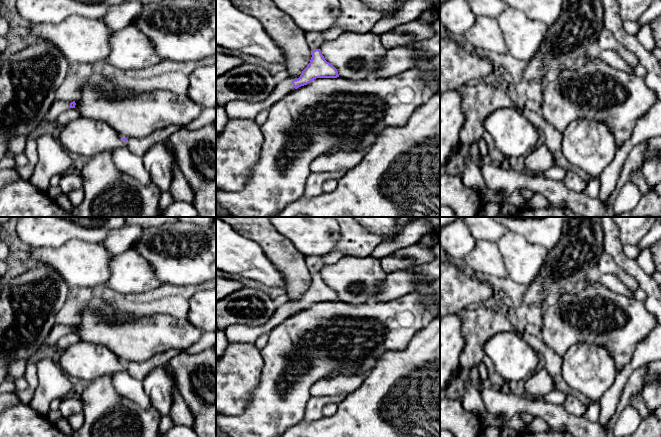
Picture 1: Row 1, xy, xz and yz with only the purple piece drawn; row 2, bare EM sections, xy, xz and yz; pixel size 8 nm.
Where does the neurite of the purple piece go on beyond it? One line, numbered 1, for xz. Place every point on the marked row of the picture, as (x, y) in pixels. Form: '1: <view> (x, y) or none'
1: xz (235, 109)

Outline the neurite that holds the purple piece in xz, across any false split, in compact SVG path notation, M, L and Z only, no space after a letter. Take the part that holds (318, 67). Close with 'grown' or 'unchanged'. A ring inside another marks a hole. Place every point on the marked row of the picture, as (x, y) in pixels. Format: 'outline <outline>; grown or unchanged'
outline M320 49L311 51L311 60L302 71L300 77L292 82L286 80L277 83L273 92L261 102L230 101L224 107L229 118L255 119L262 110L269 108L294 91L295 89L307 85L316 78L337 78L337 69L327 62Z; grown

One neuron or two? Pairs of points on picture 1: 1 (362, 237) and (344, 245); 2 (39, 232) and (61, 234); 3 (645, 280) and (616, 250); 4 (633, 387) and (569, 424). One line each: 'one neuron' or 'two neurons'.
1: one neuron
2: one neuron
3: one neuron
4: two neurons

